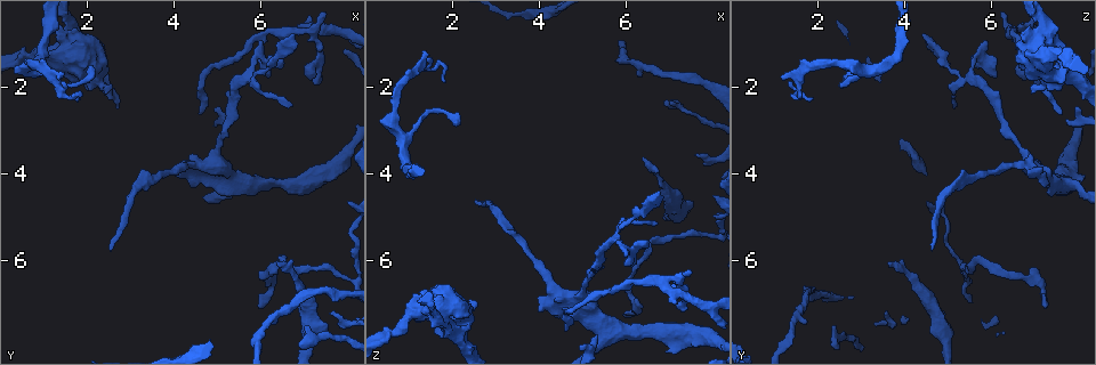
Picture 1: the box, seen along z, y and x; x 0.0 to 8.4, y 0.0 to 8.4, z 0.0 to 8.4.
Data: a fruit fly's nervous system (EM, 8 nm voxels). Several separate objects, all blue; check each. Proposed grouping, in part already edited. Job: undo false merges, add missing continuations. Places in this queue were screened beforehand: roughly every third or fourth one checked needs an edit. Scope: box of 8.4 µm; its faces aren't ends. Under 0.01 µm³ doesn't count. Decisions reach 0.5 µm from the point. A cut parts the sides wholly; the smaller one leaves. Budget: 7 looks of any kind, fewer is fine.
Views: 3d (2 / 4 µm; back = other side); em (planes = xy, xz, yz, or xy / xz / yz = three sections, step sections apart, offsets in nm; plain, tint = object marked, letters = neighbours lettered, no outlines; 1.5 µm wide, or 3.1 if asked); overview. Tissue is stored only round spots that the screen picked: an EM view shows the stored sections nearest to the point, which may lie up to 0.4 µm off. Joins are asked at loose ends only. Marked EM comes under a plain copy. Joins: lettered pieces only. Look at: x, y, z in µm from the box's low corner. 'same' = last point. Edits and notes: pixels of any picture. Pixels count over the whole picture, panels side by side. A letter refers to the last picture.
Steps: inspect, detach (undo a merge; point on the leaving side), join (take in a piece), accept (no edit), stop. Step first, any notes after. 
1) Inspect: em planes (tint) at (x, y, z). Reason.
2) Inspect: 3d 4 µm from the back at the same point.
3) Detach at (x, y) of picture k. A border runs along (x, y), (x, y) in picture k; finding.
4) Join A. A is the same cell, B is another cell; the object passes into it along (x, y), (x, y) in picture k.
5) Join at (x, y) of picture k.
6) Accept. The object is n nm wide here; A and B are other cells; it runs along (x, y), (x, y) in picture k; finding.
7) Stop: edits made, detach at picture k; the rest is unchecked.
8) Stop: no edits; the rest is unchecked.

Inspect: em planes (letters) at (7.20, 6.15, 5.45). A narrow waist.

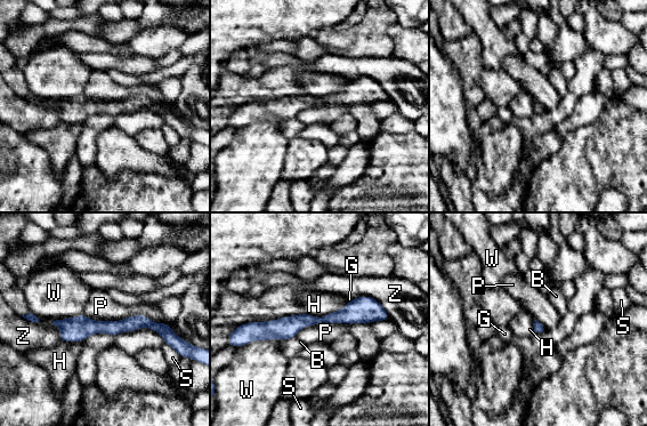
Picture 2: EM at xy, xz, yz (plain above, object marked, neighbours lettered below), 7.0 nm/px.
Accept. The longest contact is with P, 700 nm; B, G, H, P, S, W and Z are other cells; it runs along (386, 316), (347, 314), (251, 328) in picture 2; one neuron here.

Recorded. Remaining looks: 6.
Inspect: em planes (tint) at (6.35, 6.10, 3.65). Tapers out.

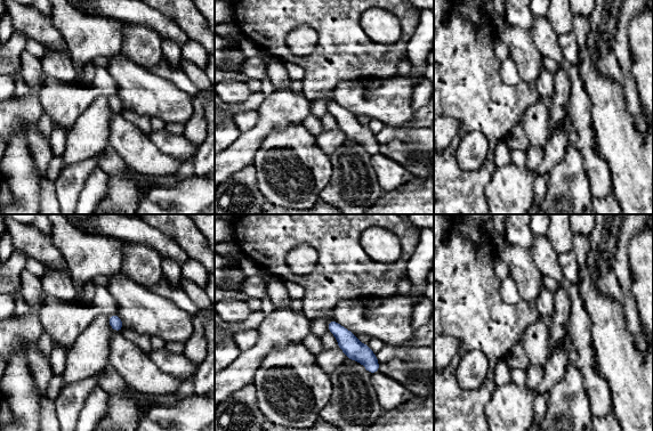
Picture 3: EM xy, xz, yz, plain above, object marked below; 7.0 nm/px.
Inspect: em planes (letters) at the same point.

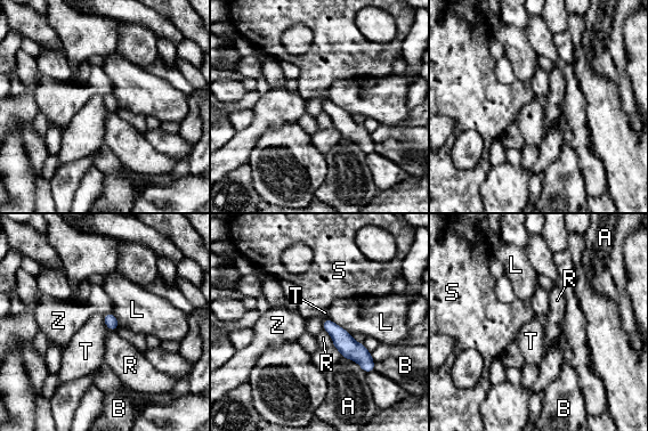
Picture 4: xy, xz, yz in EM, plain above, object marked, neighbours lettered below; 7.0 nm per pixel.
Accept. A, B, L, R, S, T and Z are other cells; none of them fits.

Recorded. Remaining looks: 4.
Inspect: em planes (tint) at (7.20, 0.80, 6.55). A fork.

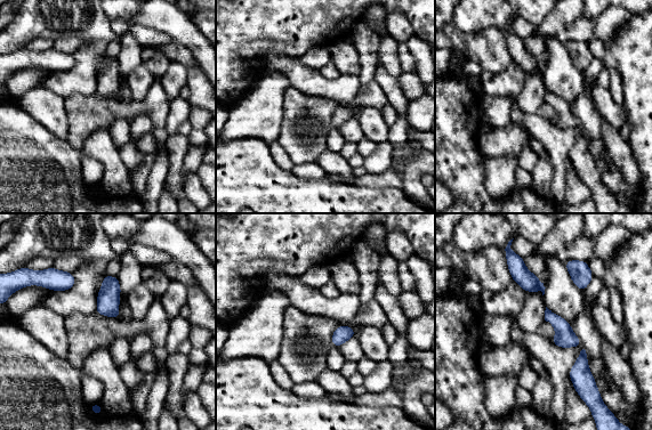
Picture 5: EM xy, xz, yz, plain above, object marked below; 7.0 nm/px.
Inspect: em planes (letters) at the same point. See the neighbours.

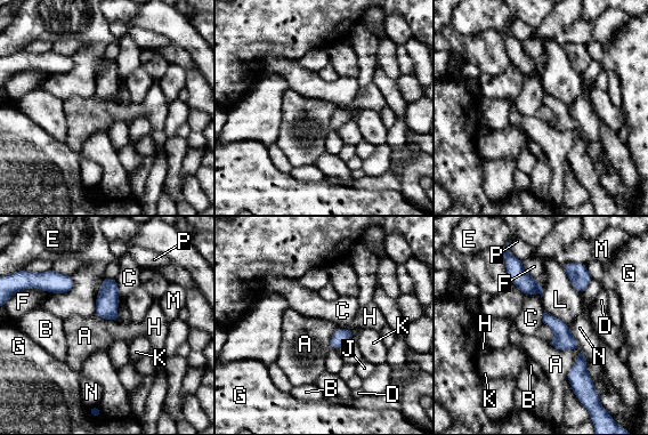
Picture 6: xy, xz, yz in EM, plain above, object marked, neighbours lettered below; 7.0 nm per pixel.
Accept. The object is 100 nm wide here; A, B, C, D, E, F, G, H, J, K, L, M, N and P are other cells; it runs along (507, 254), (515, 270), (539, 290) in picture 6; one neuron here.

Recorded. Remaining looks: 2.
Stop: no edits; the rest is unchecked.

